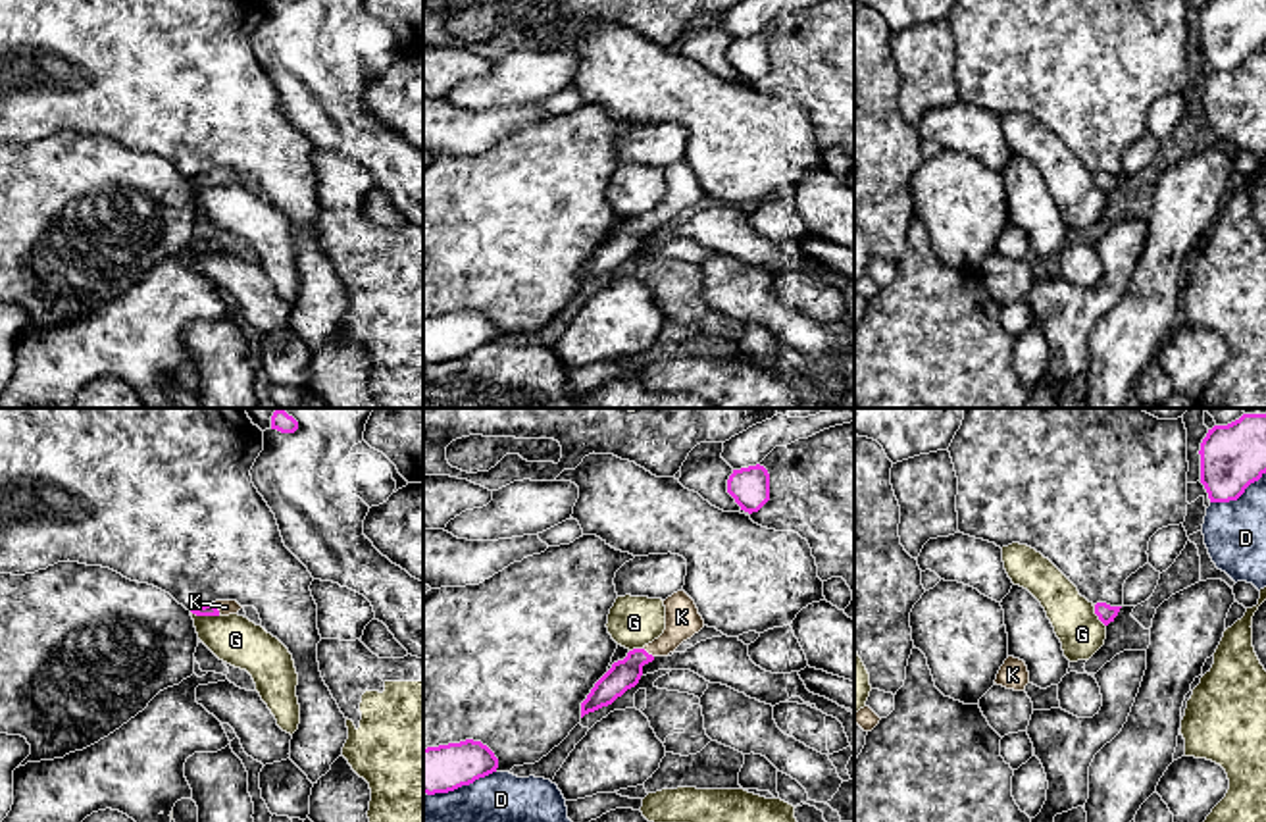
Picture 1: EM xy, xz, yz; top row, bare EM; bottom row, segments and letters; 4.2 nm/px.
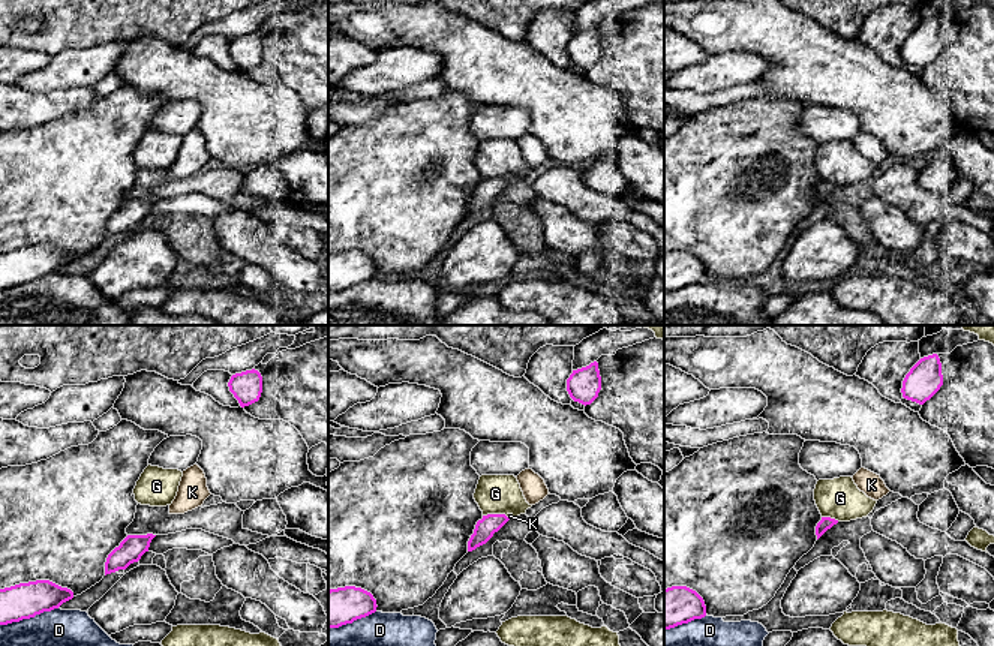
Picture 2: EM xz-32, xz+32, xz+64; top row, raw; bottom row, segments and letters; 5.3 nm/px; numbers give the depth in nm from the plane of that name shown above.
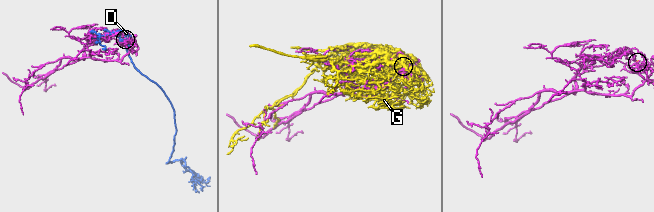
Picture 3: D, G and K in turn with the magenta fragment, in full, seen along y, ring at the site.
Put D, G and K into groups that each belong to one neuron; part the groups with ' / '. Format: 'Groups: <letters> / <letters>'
Groups: D / G / K

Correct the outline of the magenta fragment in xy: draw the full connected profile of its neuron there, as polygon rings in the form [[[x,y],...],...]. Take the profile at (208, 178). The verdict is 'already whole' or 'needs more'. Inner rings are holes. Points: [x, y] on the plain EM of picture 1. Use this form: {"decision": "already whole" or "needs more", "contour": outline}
{"decision": "needs more", "contour": [[[215,169],[190,179],[196,185],[229,185],[237,183],[242,175],[237,169]]]}

